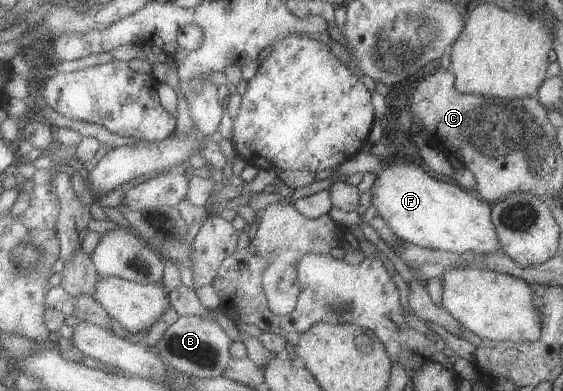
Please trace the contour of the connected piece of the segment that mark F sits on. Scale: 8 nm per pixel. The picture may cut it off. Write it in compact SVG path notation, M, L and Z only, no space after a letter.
M396 155L388 159L388 164L380 174L376 174L372 192L372 206L378 210L378 214L386 220L388 228L400 238L410 244L418 245L442 252L454 252L464 254L473 252L479 254L494 254L496 250L502 250L498 235L491 219L491 205L483 201L476 191L465 189L458 183L449 183L436 180L426 172L419 164L409 156Z

